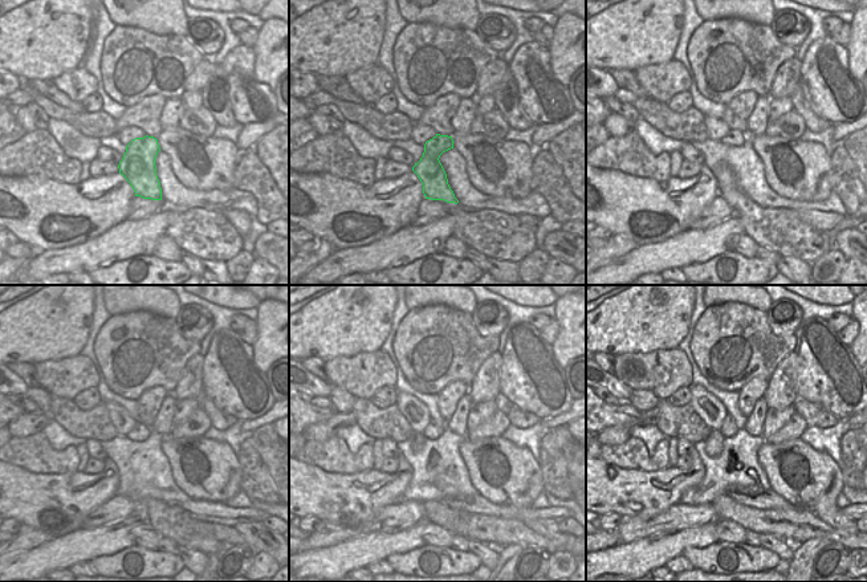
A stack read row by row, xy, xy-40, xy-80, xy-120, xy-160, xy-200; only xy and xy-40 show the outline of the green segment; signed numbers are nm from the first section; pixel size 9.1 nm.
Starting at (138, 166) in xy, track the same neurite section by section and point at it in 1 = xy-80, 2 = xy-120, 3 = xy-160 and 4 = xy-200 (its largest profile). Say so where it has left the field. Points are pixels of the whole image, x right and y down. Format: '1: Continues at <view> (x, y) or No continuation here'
1: Continues at xy-80 (728, 188)
2: Continues at xy-120 (139, 432)
3: Continues at xy-160 (434, 431)
4: Continues at xy-200 (728, 428).

